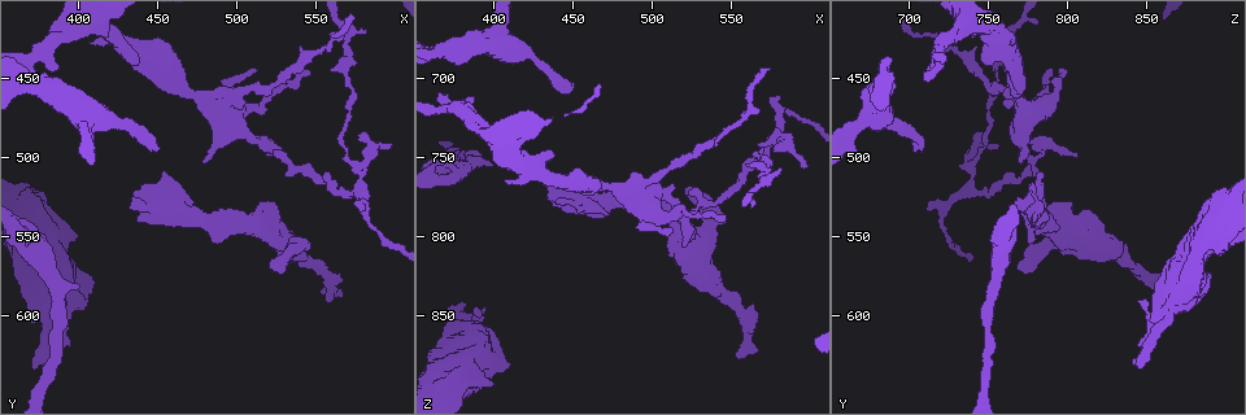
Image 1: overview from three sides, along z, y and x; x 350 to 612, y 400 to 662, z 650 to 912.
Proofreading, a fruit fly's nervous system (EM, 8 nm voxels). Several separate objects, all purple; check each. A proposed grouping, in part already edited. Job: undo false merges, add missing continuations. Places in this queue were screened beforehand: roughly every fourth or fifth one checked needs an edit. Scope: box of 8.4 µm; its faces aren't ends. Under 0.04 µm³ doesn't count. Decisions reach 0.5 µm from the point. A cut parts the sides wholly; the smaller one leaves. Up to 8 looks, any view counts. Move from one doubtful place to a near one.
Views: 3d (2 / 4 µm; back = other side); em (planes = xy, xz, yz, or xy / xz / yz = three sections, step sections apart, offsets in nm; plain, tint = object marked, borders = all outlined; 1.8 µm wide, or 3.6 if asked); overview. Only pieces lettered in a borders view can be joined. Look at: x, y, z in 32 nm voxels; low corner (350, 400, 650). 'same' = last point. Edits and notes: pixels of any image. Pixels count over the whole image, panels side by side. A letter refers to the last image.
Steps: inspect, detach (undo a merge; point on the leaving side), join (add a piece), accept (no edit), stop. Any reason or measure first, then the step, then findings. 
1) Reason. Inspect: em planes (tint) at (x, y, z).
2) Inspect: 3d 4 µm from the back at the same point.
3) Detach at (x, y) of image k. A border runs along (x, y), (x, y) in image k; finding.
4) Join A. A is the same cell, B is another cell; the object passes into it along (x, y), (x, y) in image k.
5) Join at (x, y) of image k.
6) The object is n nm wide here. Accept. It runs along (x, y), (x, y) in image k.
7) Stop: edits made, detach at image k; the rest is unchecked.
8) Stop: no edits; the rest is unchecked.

Free end. Inspect: 3d 4 µm at (394, 618, 842).

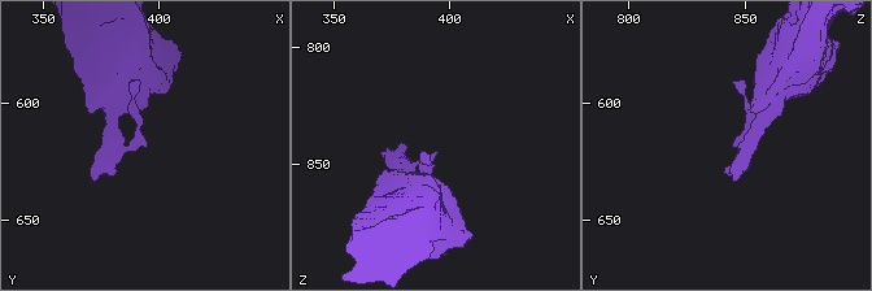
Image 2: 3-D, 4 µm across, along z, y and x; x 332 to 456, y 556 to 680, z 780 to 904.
Inspect: em xy step 8 (tint) at (393, 619, 844).

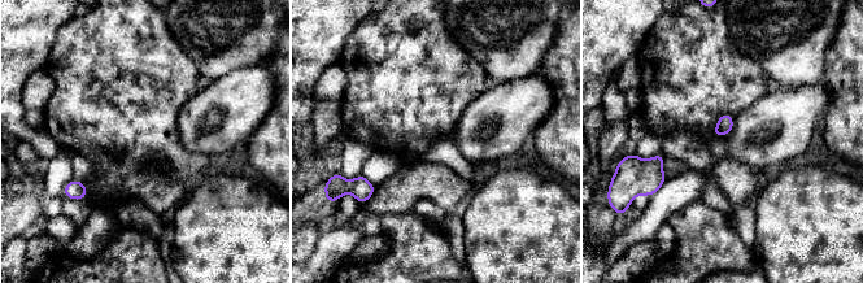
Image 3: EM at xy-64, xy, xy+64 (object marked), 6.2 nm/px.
Inspect: em planes (borders) at the same point.

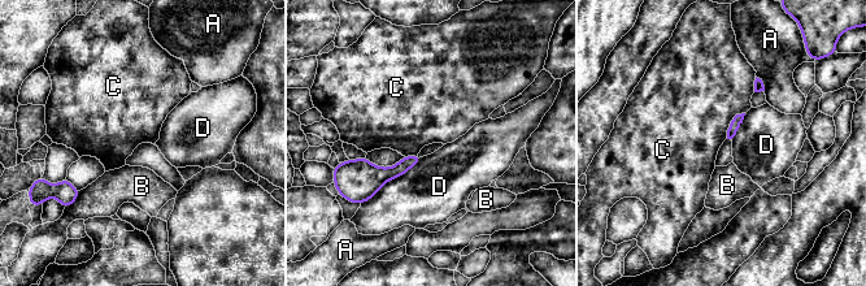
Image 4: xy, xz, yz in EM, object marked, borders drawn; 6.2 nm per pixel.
Accept. A, B, C and D are other cells; a border runs along (744, 112), (730, 121), (726, 138) in image 4; none of them fits.

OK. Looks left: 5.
Abrupt turn. Inspect: em xy step 8 (tint) at (574, 520, 742).

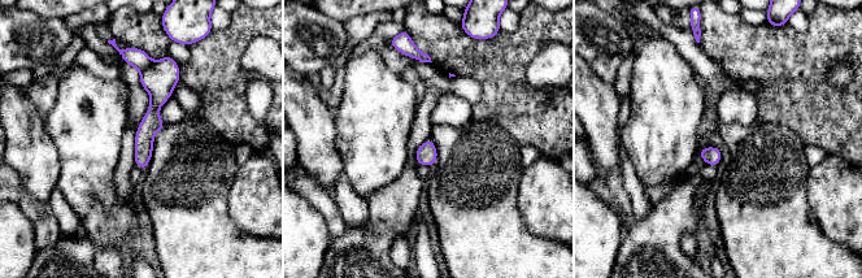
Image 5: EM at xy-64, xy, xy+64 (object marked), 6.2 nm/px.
Inspect: em xy step 8 (borders) at the same point.

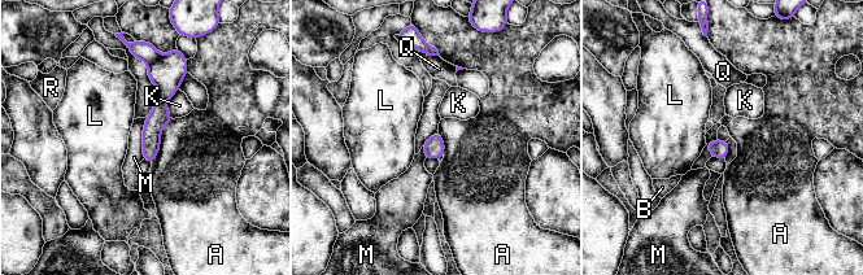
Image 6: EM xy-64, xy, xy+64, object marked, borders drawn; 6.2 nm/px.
Detach at (144, 51) of image 6. A, B, K, L, M, Q and R are other cells; a border runs along (160, 56), (148, 65) in image 6; a second neuron is stuck on.

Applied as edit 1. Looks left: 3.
See it whole again. Inspect: overview.

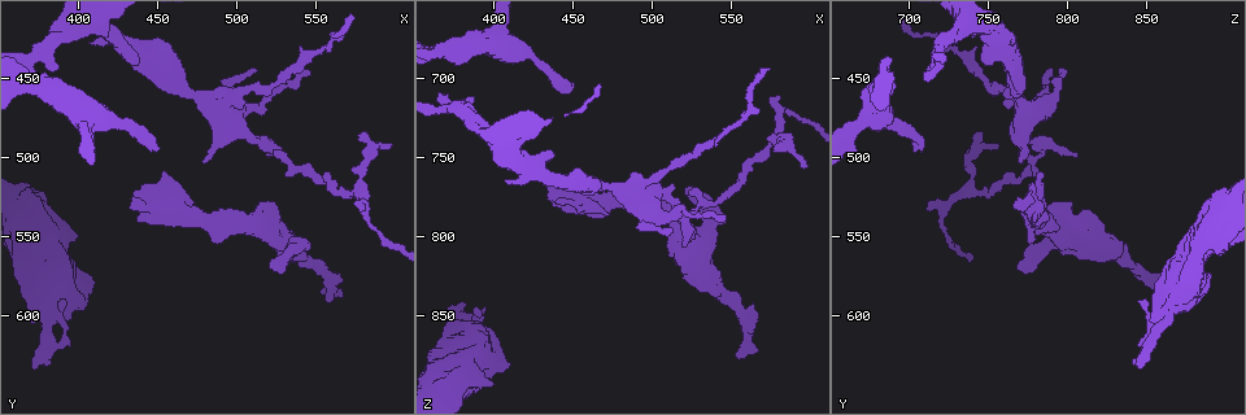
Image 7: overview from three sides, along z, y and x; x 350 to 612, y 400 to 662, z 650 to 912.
An open end. Inspect: em planes (borders) at (450, 494, 704).

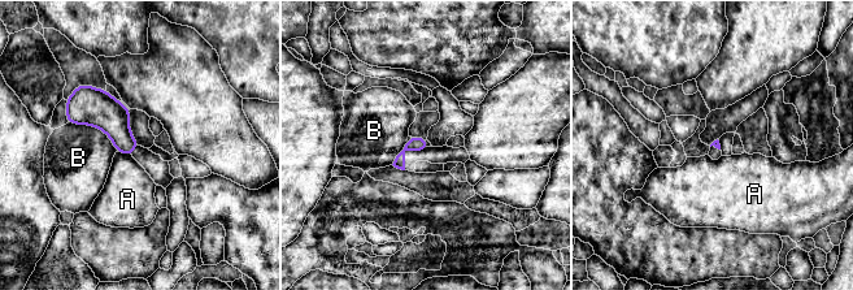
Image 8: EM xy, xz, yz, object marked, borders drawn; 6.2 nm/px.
Accept. A and B are other cells; a border runs along (117, 151), (131, 156) in image 8; no lettered piece goes on from it.

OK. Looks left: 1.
An open end. Inspect: em planes (borders) at (518, 498, 804).

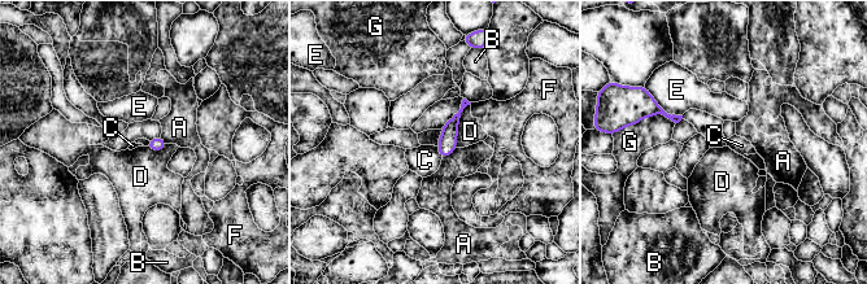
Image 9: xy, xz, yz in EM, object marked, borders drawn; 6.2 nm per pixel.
Accept. A, B, C, D, E, F and G are other cells; a border runs along (435, 147), (441, 158) in image 9; none of them fits.

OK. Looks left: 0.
Stop: edits made, detach at image 6; the rest is unchecked.

